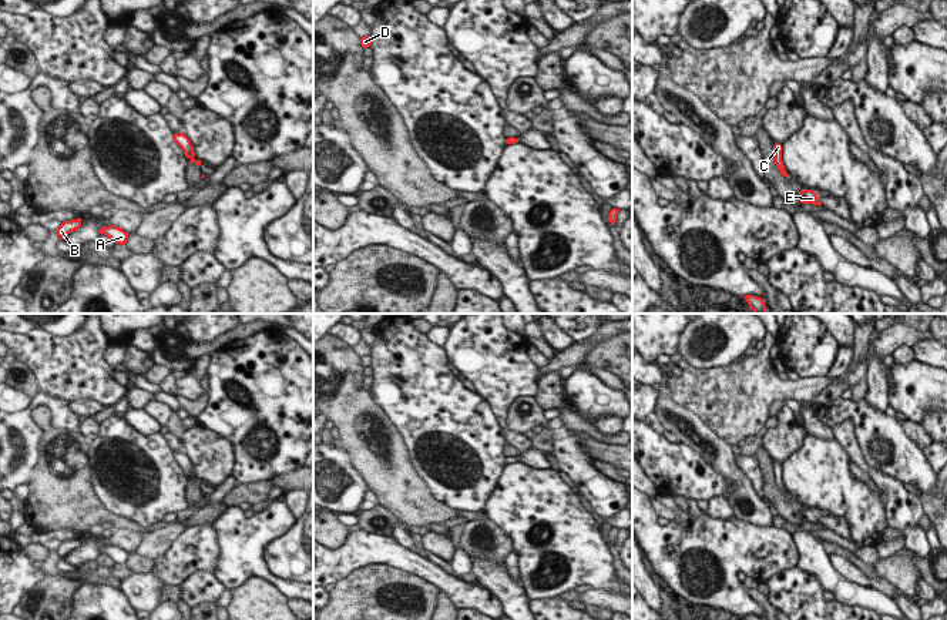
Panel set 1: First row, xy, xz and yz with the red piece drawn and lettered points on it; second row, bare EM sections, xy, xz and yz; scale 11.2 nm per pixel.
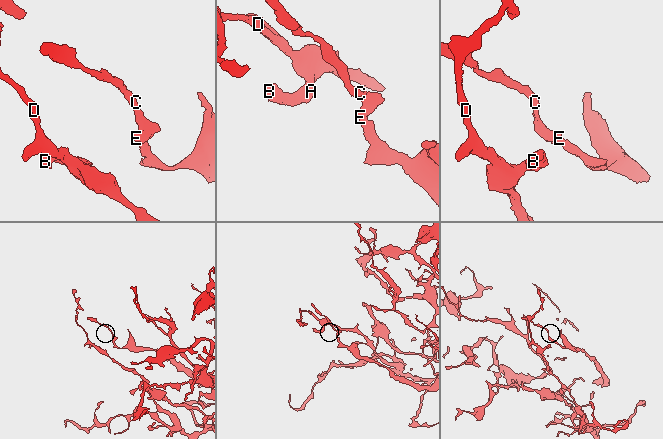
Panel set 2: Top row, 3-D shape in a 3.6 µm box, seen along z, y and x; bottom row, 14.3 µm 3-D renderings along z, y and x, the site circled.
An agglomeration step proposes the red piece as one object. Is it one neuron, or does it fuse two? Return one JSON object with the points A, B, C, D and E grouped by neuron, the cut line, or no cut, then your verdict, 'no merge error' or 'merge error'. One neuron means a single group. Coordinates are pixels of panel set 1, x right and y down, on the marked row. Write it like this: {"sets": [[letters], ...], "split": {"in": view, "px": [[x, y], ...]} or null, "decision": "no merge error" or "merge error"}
{"sets": [["A", "B", "C", "D", "E"]], "split": null, "decision": "no merge error"}

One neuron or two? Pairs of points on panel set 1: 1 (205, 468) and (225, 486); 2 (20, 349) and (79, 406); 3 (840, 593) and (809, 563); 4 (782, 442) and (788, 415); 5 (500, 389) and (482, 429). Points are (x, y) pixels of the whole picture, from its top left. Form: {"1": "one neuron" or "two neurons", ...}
{"1": "two neurons", "2": "two neurons", "3": "one neuron", "4": "one neuron", "5": "two neurons"}

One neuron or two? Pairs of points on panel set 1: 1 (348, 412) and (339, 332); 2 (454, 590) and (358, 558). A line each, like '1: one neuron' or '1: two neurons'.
1: two neurons
2: one neuron

